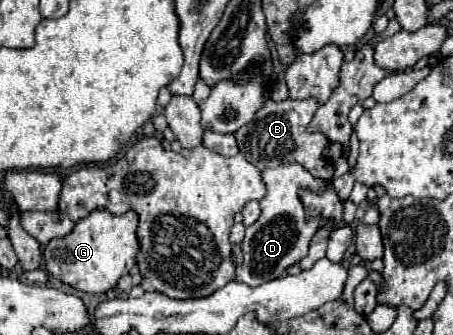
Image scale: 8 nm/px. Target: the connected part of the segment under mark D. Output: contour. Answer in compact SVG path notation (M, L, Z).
M298 163L280 165L276 169L262 171L262 179L268 187L266 195L260 199L260 217L246 227L244 239L242 239L242 265L236 265L236 279L238 283L246 283L250 287L258 287L266 281L278 279L286 275L286 269L296 265L300 259L308 255L308 245L318 231L318 225L322 217L306 217L304 205L300 201L300 189L308 189L312 193L322 193L328 187L326 179L314 177L310 171L306 171Z

